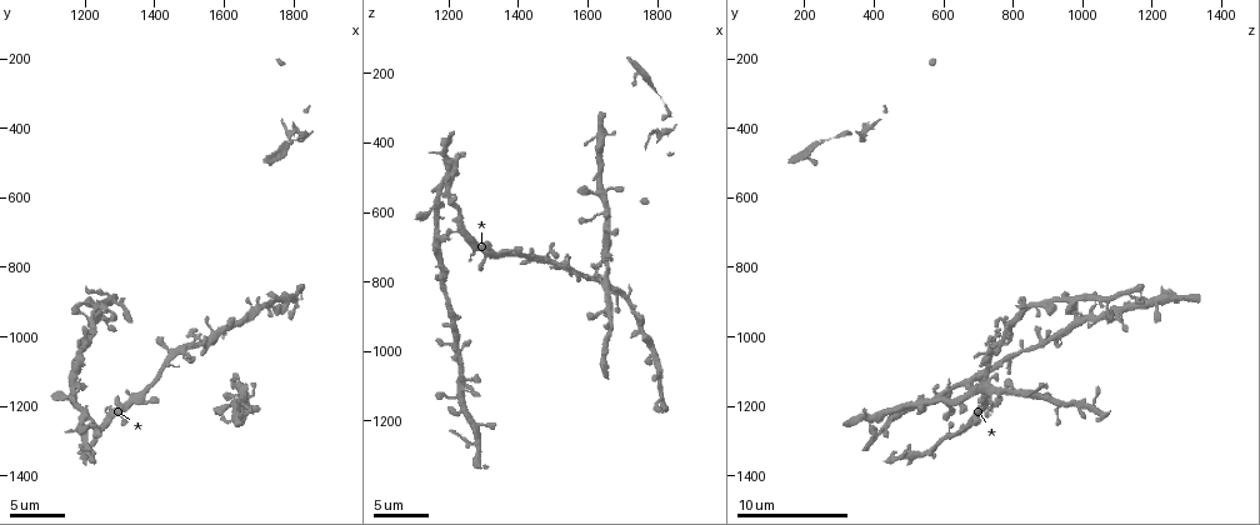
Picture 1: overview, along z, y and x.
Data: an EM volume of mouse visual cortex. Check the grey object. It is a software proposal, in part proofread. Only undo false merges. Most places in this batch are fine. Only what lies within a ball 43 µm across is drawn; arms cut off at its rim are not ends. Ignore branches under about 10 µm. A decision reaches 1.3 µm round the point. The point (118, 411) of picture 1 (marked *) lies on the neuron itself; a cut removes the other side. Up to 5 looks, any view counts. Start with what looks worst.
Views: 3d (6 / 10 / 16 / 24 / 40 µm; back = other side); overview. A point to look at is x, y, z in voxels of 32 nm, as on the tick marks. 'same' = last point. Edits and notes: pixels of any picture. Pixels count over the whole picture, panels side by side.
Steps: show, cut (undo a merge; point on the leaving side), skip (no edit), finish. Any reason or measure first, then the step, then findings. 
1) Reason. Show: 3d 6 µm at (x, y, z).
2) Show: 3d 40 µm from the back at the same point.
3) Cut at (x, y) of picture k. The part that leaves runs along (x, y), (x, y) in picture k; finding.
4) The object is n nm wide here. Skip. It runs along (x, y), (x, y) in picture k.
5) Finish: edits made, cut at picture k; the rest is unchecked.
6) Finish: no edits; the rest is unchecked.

Show: 3d 10 µm at (1540, 1030, 760).

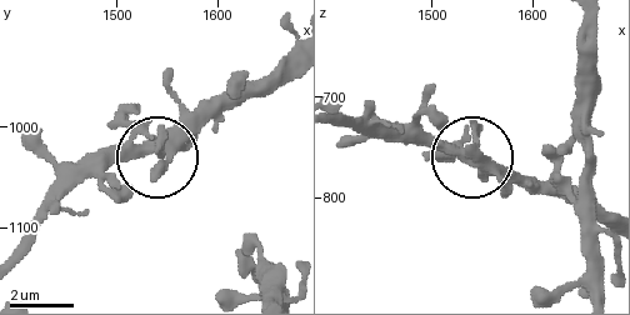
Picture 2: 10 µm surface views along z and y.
Skip. All the same neuron.

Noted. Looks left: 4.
A fork. Show: 3d 10 µm at (1700, 910, 840).

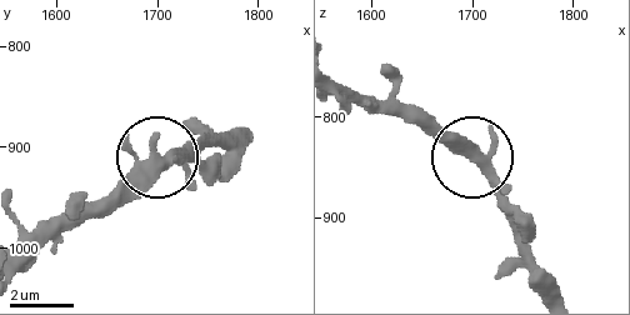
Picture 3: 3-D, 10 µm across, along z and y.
Closer look. Show: 3d 6 µm at the same point.

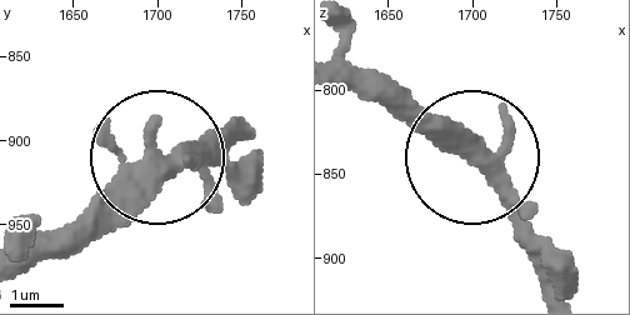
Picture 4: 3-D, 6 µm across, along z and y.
Skip. It runs along (344, 66), (385, 80), (569, 264) in picture 4; all the same neuron.

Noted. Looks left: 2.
Show: 3d 6 µm at (1210, 1220, 480).

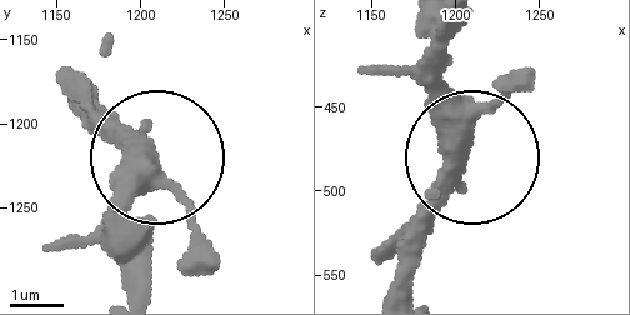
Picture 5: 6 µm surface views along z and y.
Other side. Show: 3d 6 µm from the back at the same point.

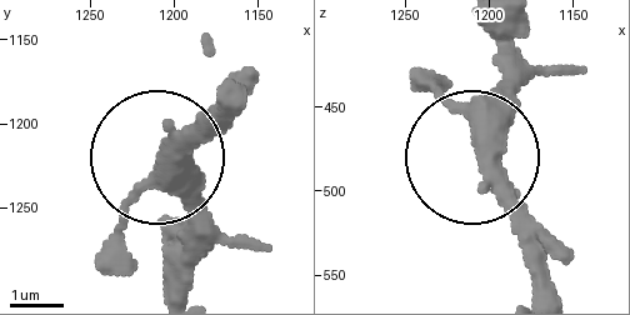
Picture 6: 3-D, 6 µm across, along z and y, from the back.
The object is 450 nm wide here. Skip. All the same neuron.

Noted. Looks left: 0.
Finish: no edits; the rest is unchecked.

